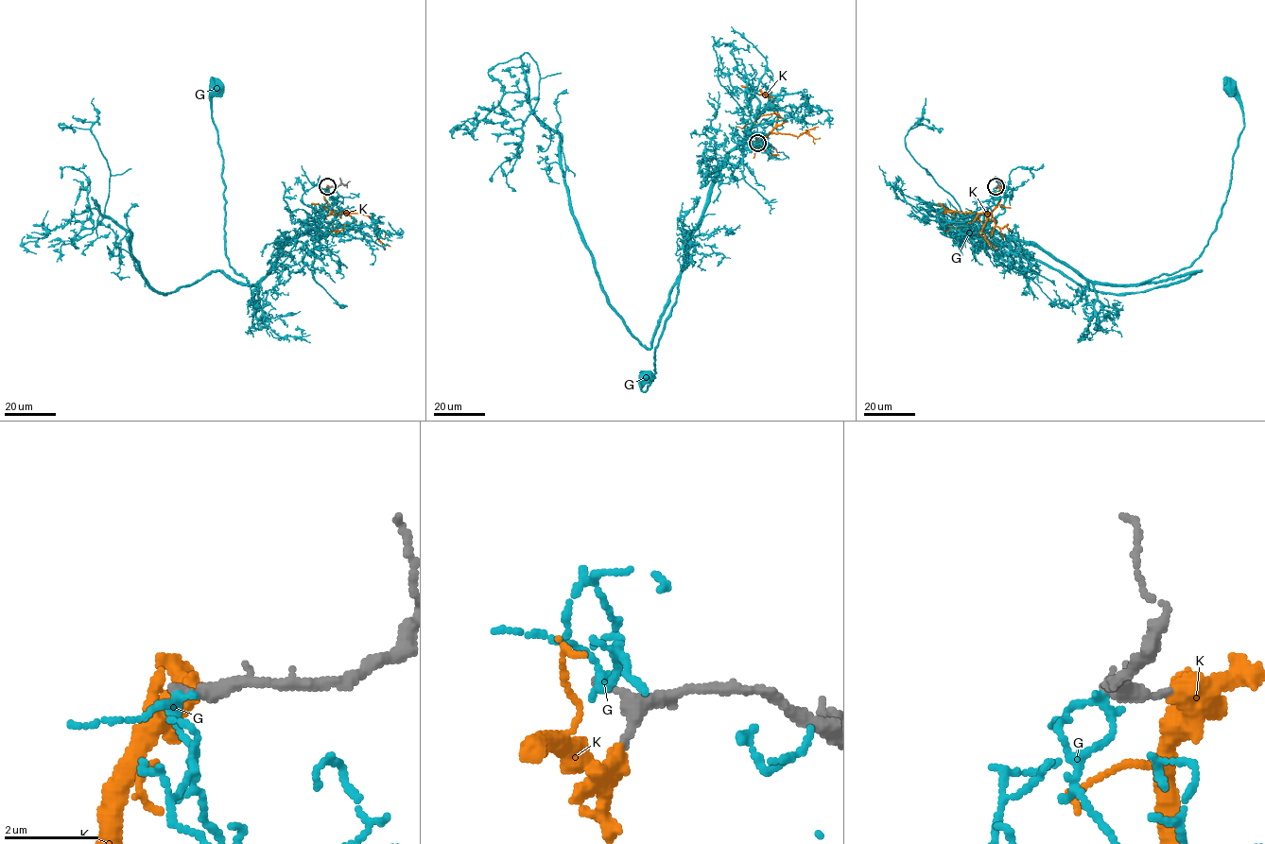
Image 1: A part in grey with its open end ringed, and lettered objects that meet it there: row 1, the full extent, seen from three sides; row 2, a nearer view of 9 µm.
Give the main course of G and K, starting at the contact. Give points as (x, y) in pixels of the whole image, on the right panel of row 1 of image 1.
G: (996, 187), (986, 224), (1081, 276), (1137, 285), (1178, 272), (1199, 256), (1225, 200), (1243, 128), (1231, 88)
K: (998, 187), (1000, 200), (990, 212), (985, 211), (989, 216), (983, 227), (985, 238), (996, 249)

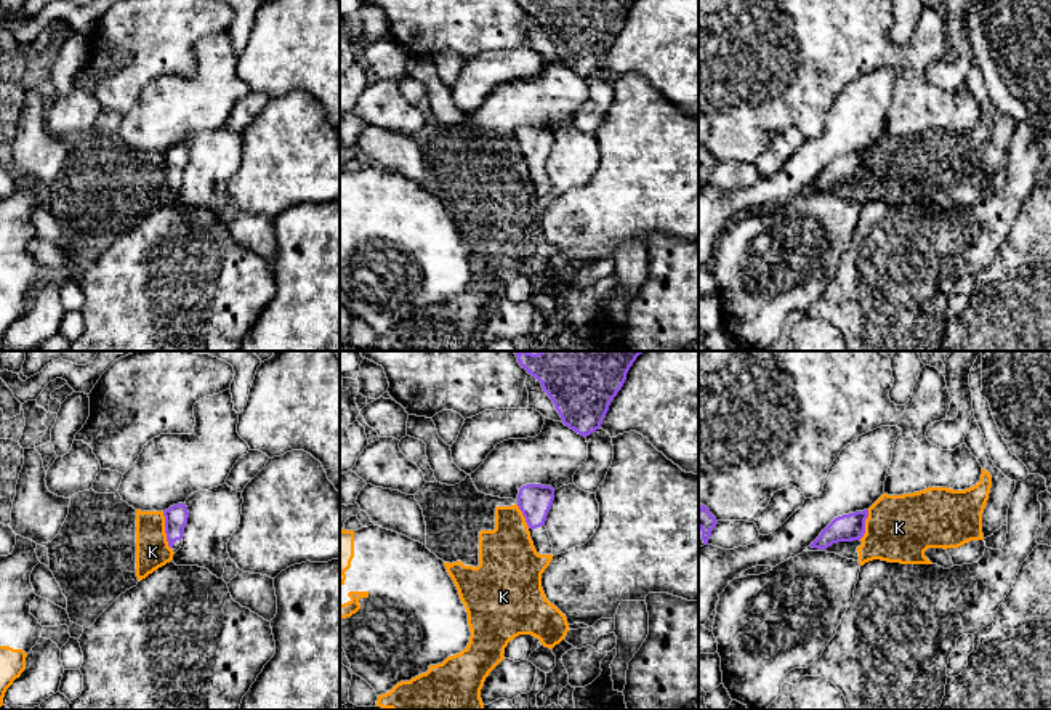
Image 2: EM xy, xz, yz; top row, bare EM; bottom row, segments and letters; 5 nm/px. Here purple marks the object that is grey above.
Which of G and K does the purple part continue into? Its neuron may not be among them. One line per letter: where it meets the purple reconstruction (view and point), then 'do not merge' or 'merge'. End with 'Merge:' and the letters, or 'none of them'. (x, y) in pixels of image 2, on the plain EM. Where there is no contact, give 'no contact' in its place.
G: no contact; do not merge
K: meets purple in xy at (165, 172); do not merge
Merge: none of them

